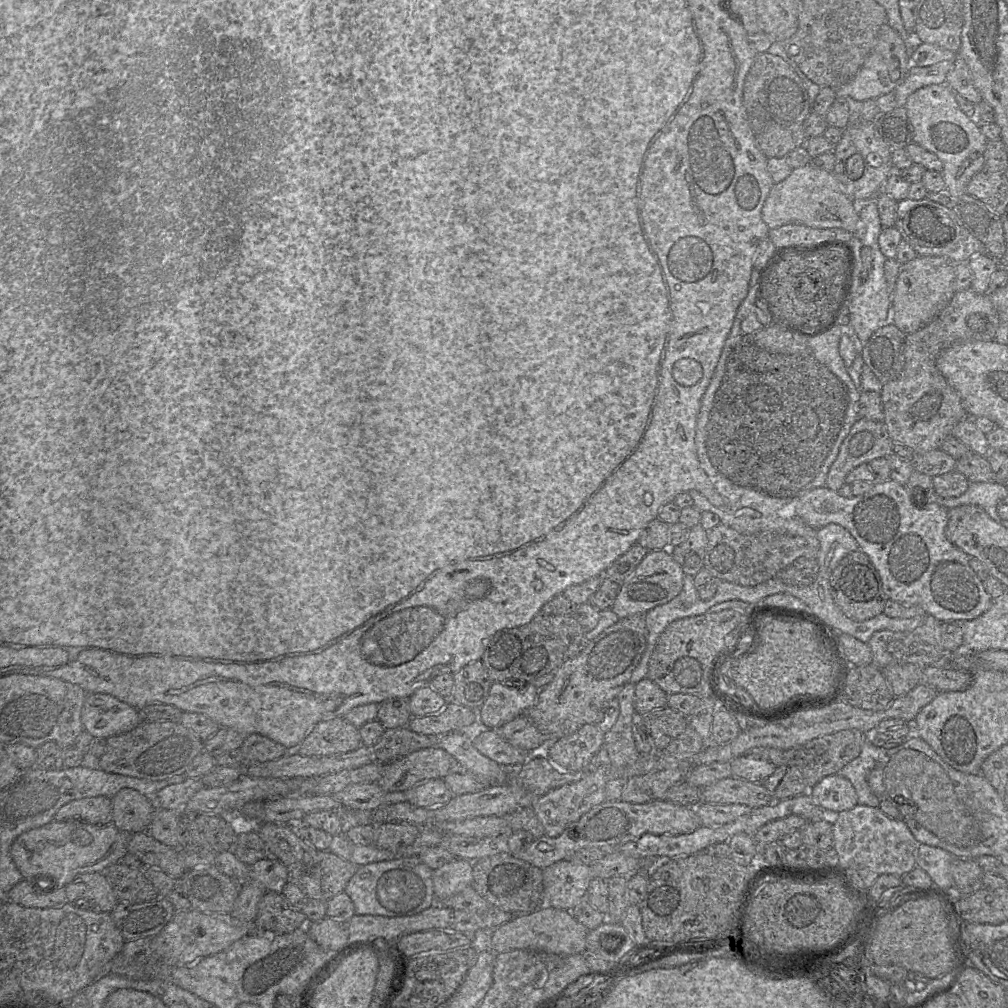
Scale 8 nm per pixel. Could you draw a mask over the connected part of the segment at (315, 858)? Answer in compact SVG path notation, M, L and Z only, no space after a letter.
M317 850L310 859L287 869L289 882L299 886L310 899L326 902L344 891L357 866L329 850Z

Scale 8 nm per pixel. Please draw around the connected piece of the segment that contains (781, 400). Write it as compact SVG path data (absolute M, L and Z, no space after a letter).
M743 335L727 358L725 372L714 398L707 423L706 450L708 457L712 465L734 484L754 488L773 497L794 498L806 489L819 472L843 426L848 404L849 395L845 384L814 356L772 353L757 346L752 341L752 335Z

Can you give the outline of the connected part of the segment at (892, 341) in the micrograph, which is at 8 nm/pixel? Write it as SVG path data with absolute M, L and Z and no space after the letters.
M889 321L861 345L860 355L864 363L881 384L897 379L902 373L905 335Z

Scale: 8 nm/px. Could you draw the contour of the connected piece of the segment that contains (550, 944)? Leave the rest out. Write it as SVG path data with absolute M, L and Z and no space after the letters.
M543 903L539 909L514 916L511 921L497 927L492 933L491 951L499 954L514 949L528 949L558 955L582 954L586 951L587 932L588 929L574 918L571 911Z

